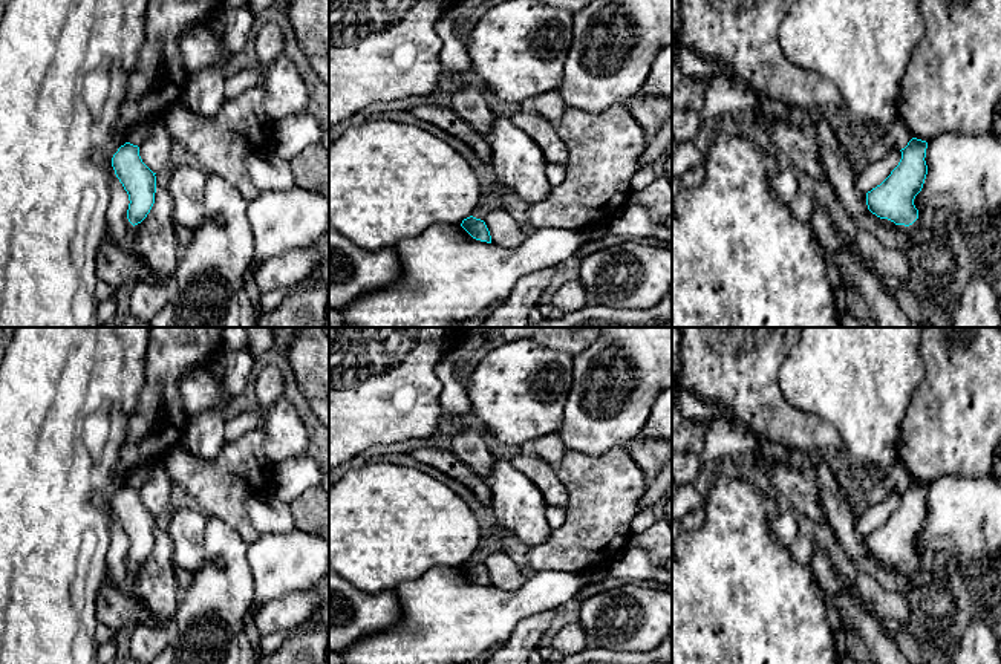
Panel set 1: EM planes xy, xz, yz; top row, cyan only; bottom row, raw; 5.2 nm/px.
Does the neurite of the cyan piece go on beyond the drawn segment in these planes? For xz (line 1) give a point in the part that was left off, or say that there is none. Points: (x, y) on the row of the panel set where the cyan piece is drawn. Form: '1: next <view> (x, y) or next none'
1: next none

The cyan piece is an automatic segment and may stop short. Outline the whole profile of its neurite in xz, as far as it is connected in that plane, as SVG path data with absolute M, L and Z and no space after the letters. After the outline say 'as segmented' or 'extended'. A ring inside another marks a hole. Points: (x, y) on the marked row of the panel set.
M473 216L462 220L461 226L476 240L491 243L490 231L484 220Z; as segmented

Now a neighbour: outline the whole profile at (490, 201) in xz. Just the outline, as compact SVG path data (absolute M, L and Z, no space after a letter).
M490 185L482 187L482 196L479 207L471 214L476 219L484 220L485 216L493 210L504 210L502 199L490 188Z

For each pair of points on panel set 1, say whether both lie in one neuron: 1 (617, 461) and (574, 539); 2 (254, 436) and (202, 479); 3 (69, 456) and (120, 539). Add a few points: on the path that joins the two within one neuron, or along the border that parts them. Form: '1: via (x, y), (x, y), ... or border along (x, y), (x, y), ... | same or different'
1: via (612, 481), (594, 519) | same
2: via (242, 450), (216, 476) | same
3: border along (100, 498), (98, 502), (106, 510), (112, 536) | different

